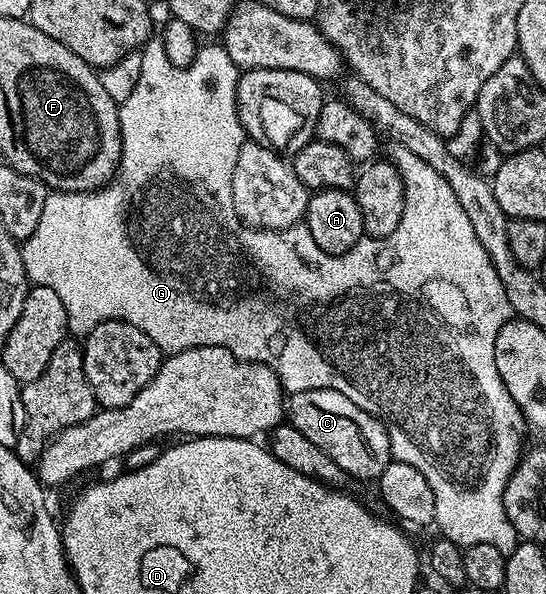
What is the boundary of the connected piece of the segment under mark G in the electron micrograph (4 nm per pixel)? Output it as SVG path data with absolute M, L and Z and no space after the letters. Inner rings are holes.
M151 39L143 46L141 59L141 76L139 84L133 87L133 95L119 105L119 125L123 129L123 154L115 170L115 176L101 189L88 189L85 193L48 192L45 199L45 211L41 215L41 223L37 223L37 231L22 242L23 262L27 272L27 280L32 286L44 285L53 287L57 295L61 295L61 303L65 303L67 312L67 328L72 334L86 335L106 321L124 321L135 325L153 343L157 343L160 354L170 355L192 349L198 345L216 345L225 347L238 361L255 361L259 365L267 365L279 376L279 382L288 394L309 391L310 389L332 389L341 391L361 411L369 411L369 415L382 421L391 444L391 456L401 463L409 463L429 479L429 487L433 487L433 499L437 499L435 525L442 536L447 537L460 547L473 543L490 543L503 554L512 553L521 538L515 532L513 523L505 515L505 487L509 483L511 473L519 466L525 452L523 445L523 429L528 428L527 418L517 407L517 403L509 395L501 375L497 371L495 344L497 335L506 321L512 320L511 304L505 295L505 287L501 287L501 279L473 231L469 223L469 215L465 215L465 207L453 195L453 187L445 183L425 159L413 155L406 146L387 141L385 149L386 160L399 169L403 177L405 191L405 207L401 215L401 223L397 223L397 231L384 237L364 236L347 253L341 256L329 255L313 243L313 235L309 235L306 224L300 223L291 229L256 229L254 225L246 225L239 220L237 207L233 203L233 167L237 167L237 154L245 140L243 124L239 118L239 78L241 71L229 59L222 44L205 44L198 50L191 66L174 66L165 53L162 40Z

